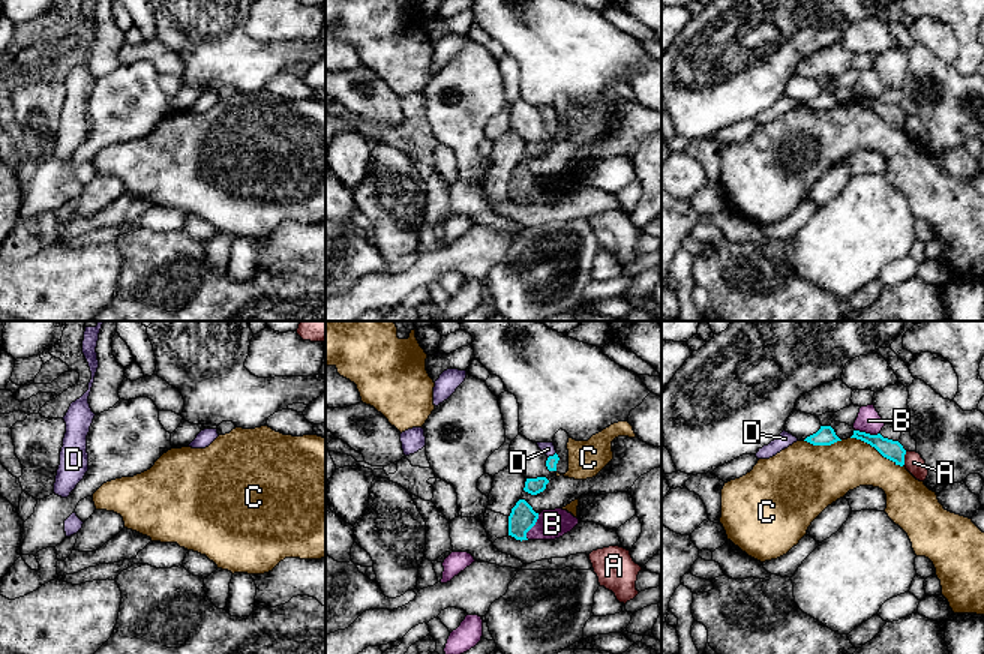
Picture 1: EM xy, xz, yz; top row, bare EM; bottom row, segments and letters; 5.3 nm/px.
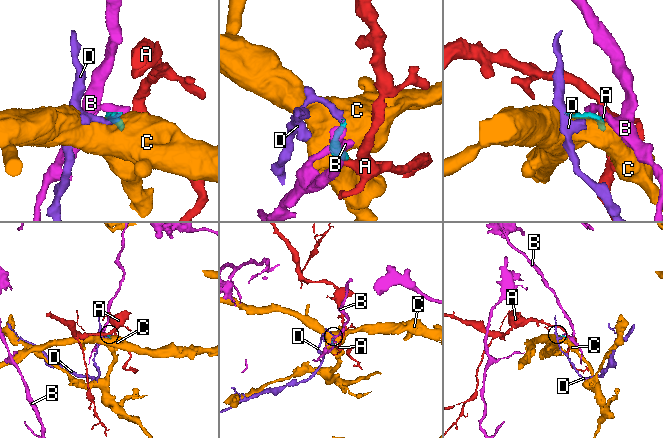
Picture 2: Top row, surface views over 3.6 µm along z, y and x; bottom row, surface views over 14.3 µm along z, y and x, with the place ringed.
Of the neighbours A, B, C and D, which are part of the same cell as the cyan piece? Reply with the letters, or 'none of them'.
D

